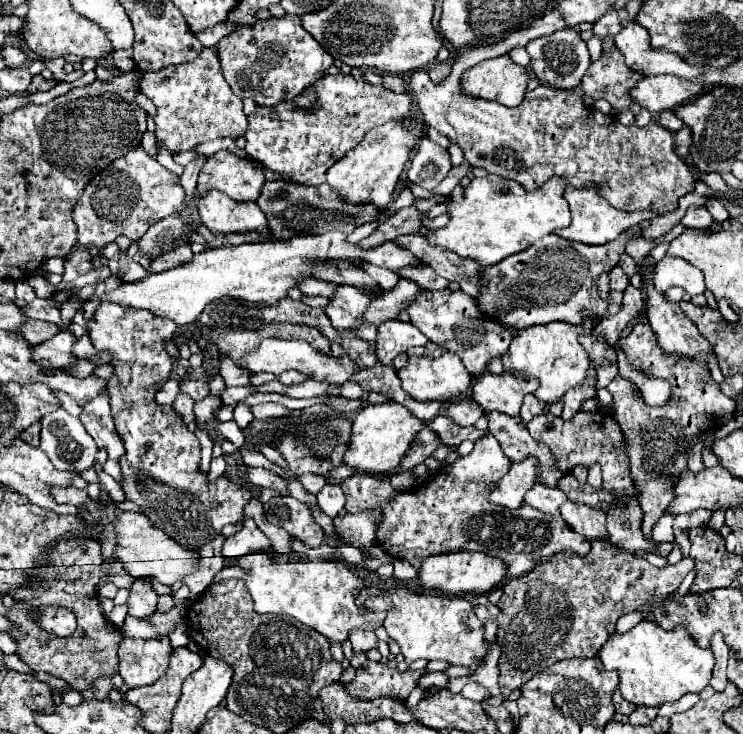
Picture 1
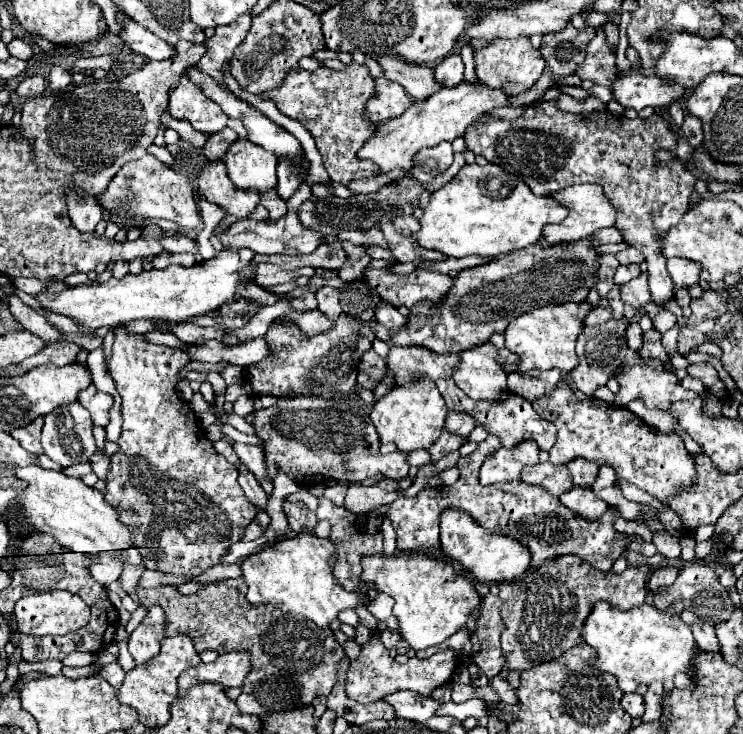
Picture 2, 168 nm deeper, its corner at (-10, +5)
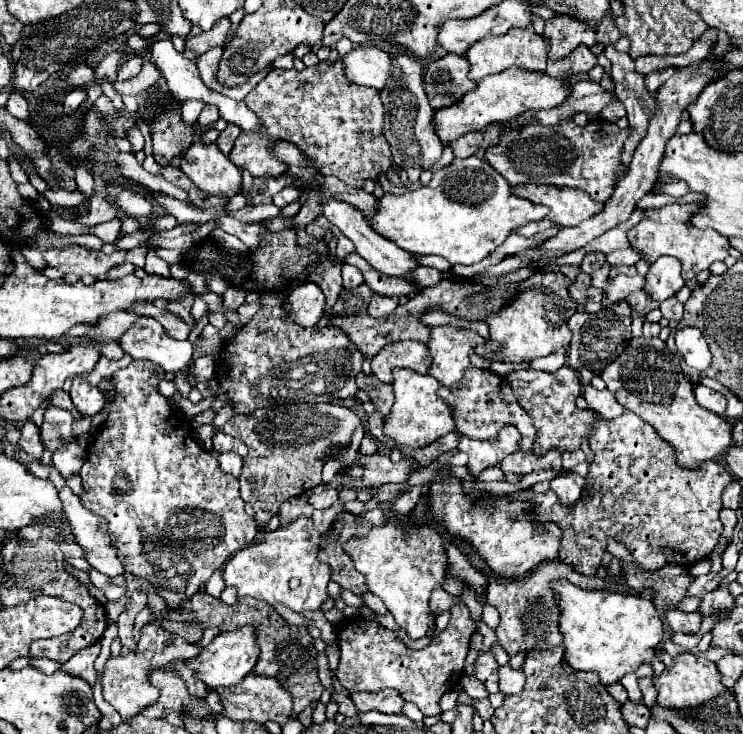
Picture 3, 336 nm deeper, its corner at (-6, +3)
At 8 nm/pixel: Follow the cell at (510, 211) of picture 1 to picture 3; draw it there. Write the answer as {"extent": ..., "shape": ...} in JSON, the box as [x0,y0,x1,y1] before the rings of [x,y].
{"extent":[370,156,548,264],"shape":[[[470,156],[466,160],[454,158],[446,168],[434,170],[430,184],[424,188],[406,194],[384,192],[384,196],[378,198],[376,202],[376,212],[370,224],[380,236],[392,240],[406,252],[420,254],[420,256],[438,254],[444,256],[450,264],[476,264],[482,258],[486,258],[490,252],[494,252],[494,248],[498,248],[510,236],[512,230],[528,222],[538,222],[546,214],[548,208],[536,206],[524,198],[514,196],[510,184],[486,160],[478,156],[476,158]]]}

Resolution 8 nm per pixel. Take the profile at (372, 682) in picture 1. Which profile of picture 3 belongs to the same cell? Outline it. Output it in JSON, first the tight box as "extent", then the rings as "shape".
{"extent":[336,602,476,716],"shape":[[[456,602],[450,608],[448,626],[422,650],[408,648],[402,640],[394,636],[392,630],[362,616],[344,618],[336,626],[336,630],[340,646],[340,664],[336,674],[340,684],[350,694],[394,688],[402,694],[406,702],[414,702],[424,716],[440,716],[440,698],[444,692],[458,686],[464,672],[468,642],[476,626],[470,620],[468,608],[462,602]]]}

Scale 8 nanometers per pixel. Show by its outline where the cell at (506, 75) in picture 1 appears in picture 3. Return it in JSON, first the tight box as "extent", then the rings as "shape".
{"extent":[466,26,548,82],"shape":[[[532,26],[528,28],[512,28],[504,36],[488,36],[476,42],[474,46],[468,48],[466,56],[470,62],[470,80],[480,82],[480,78],[498,74],[510,66],[518,66],[524,70],[534,70],[534,72],[544,72],[546,70],[546,60],[548,60],[548,38],[544,34],[536,34]]]}

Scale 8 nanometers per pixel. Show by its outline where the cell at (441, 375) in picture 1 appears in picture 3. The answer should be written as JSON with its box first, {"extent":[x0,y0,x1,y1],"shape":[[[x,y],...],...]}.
{"extent":[372,340,428,384],"shape":[[[400,340],[384,346],[372,358],[372,374],[384,384],[392,384],[394,368],[410,368],[414,372],[428,372],[428,348],[420,340]]]}

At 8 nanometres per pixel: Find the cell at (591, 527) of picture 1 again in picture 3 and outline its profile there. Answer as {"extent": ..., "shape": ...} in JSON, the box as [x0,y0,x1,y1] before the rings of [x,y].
{"extent":[550,474,584,506],"shape":[[[562,474],[554,480],[550,480],[550,488],[558,494],[558,498],[566,504],[572,506],[580,500],[582,496],[582,488],[584,488],[584,478],[578,474]]]}

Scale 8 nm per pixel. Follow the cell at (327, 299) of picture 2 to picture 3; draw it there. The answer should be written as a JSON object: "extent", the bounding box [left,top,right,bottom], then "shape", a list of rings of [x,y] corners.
{"extent":[282,282,326,328],"shape":[[[306,282],[288,292],[282,308],[288,320],[296,322],[302,328],[310,328],[310,326],[316,326],[316,322],[320,320],[324,312],[324,304],[326,300],[320,288],[312,282]]]}

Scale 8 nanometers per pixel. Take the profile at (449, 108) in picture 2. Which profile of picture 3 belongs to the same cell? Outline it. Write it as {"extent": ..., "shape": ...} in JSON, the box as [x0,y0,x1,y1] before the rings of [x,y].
{"extent":[434,66,568,144],"shape":[[[510,66],[508,70],[500,74],[486,76],[478,82],[478,86],[468,92],[456,106],[442,108],[434,116],[436,134],[442,140],[442,144],[452,142],[452,138],[458,138],[470,130],[480,130],[492,122],[506,122],[512,120],[528,110],[542,110],[542,108],[556,108],[560,106],[568,96],[568,78],[552,78],[546,72],[530,72],[520,70],[516,66]]]}

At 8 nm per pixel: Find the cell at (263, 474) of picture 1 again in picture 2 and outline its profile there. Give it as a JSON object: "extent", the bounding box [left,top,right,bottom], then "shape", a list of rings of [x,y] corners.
{"extent":[234,442,272,494],"shape":[[[234,442],[234,450],[238,454],[238,458],[242,460],[242,464],[254,472],[254,476],[260,480],[260,486],[270,494],[272,492],[272,480],[268,480],[268,466],[264,464],[264,448],[258,446],[248,446],[248,444],[238,444]]]}

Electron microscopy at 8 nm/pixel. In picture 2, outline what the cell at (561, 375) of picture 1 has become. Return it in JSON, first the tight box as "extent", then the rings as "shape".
{"extent":[504,302,592,376],"shape":[[[588,302],[562,304],[562,306],[538,308],[538,310],[532,310],[524,316],[518,316],[516,320],[512,320],[504,332],[504,338],[506,338],[506,348],[520,358],[516,370],[520,374],[528,374],[532,370],[546,372],[546,370],[558,368],[562,372],[562,376],[568,376],[578,364],[576,340],[578,340],[580,332],[584,330],[584,316],[590,310],[592,310],[592,306]]]}

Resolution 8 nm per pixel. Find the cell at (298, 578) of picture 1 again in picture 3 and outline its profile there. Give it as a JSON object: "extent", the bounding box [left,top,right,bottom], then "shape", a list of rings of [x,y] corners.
{"extent":[222,518,330,612],"shape":[[[296,518],[288,526],[280,526],[274,532],[266,532],[262,542],[254,542],[248,548],[236,552],[224,566],[222,578],[226,586],[234,586],[238,590],[238,596],[254,596],[260,600],[266,600],[268,604],[280,602],[286,608],[292,608],[294,612],[302,610],[320,610],[322,602],[328,598],[328,580],[330,580],[330,566],[326,562],[318,560],[318,546],[320,546],[320,532],[314,528],[312,518]]]}

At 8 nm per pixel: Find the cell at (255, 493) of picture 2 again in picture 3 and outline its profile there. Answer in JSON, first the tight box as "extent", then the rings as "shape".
{"extent":[216,452,242,476],"shape":[[[220,452],[216,454],[216,460],[218,460],[218,466],[220,470],[232,474],[232,476],[240,476],[240,470],[242,470],[242,458],[238,454],[232,454],[232,452]]]}

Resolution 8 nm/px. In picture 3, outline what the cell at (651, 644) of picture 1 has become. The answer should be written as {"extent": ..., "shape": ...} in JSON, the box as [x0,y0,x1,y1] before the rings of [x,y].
{"extent":[552,580,664,684],"shape":[[[552,580],[552,592],[554,598],[560,606],[560,634],[562,634],[562,644],[564,644],[564,658],[574,670],[584,670],[584,672],[596,672],[604,684],[614,684],[620,682],[620,678],[628,672],[634,672],[640,662],[650,662],[654,656],[652,646],[664,642],[664,624],[654,608],[654,602],[650,594],[634,592],[632,588],[626,586],[624,592],[612,592],[612,590],[582,590],[568,580]]]}

